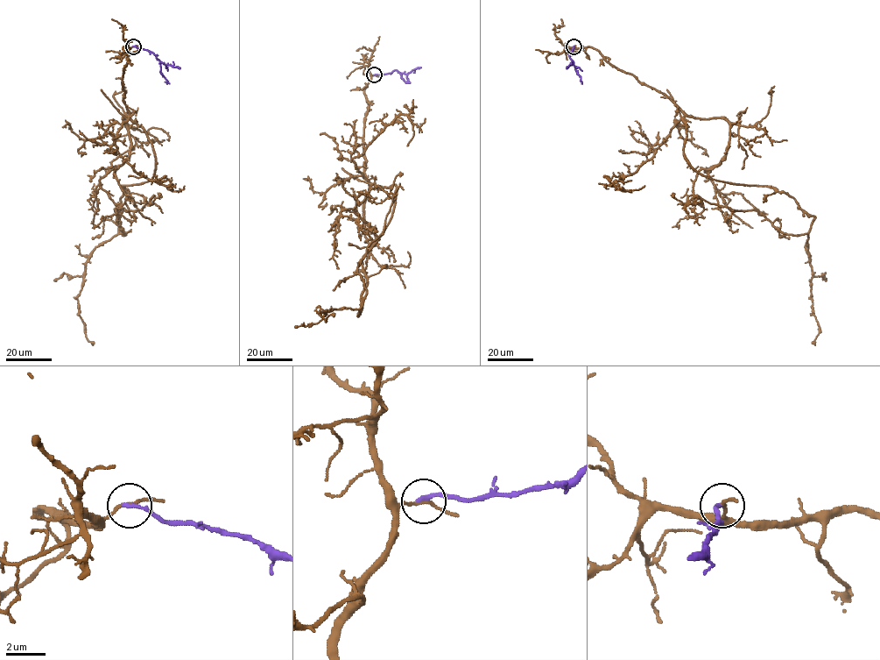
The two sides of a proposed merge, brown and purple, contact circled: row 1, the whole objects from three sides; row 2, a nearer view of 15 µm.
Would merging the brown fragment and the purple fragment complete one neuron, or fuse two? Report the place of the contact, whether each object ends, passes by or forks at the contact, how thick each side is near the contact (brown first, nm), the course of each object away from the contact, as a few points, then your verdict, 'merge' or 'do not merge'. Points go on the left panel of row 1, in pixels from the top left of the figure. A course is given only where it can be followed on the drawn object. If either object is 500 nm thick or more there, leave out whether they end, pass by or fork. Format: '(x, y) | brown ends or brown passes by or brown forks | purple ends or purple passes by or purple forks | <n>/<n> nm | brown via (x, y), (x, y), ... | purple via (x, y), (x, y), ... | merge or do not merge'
(133, 46) | brown passes by | purple ends | 140/220 nm | brown via (134, 46), (123, 47), (123, 102), (151, 144), (155, 173), (122, 186), (119, 233), (116, 217), (158, 193) | purple via (134, 46), (147, 49), (155, 55), (159, 60), (160, 73), (169, 83) | do not merge

